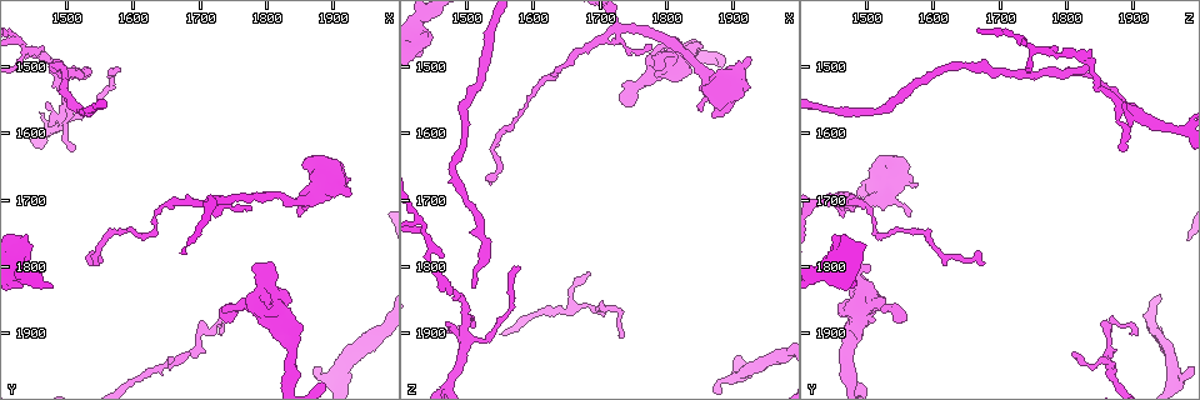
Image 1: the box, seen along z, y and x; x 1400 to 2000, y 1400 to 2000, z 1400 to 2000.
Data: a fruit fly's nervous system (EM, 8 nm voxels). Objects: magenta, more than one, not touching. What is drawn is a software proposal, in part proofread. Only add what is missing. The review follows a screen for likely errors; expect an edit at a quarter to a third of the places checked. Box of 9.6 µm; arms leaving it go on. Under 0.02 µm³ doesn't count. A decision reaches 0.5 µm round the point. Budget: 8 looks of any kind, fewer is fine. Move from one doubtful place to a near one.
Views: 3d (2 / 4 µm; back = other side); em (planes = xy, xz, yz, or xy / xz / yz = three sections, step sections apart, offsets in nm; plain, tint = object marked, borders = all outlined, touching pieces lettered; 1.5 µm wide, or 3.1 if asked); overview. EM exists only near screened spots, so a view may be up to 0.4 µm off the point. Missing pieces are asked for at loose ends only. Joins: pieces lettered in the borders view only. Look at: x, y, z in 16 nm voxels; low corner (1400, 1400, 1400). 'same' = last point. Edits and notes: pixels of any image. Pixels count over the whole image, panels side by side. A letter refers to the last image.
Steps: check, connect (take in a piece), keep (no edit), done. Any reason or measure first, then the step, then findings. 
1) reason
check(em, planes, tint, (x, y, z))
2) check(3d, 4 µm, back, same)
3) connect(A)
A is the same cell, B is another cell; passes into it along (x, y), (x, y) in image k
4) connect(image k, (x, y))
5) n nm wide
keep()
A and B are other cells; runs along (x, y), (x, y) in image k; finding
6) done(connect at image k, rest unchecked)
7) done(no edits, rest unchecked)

tapers out
check(3d, 2 µm, (1780, 1715, 1470))

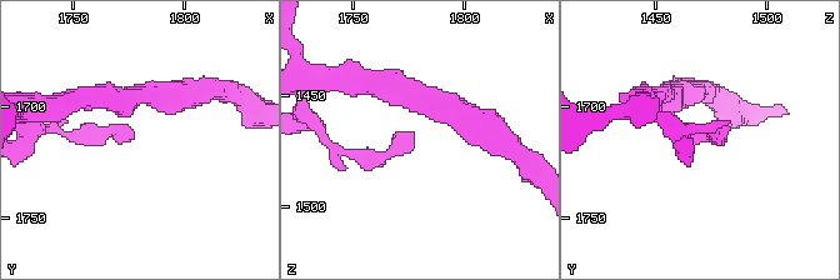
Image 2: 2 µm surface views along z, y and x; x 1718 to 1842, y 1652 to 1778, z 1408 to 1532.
check(em, planes, tint, (1777, 1714, 1467))

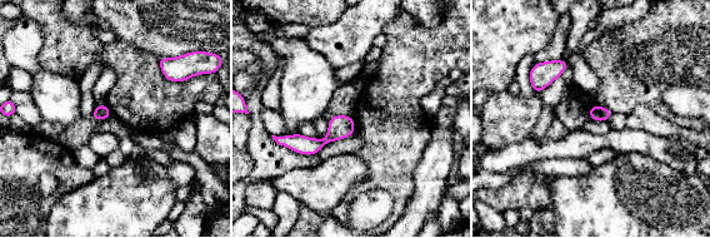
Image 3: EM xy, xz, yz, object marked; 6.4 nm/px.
check(em, planes, borders, same)

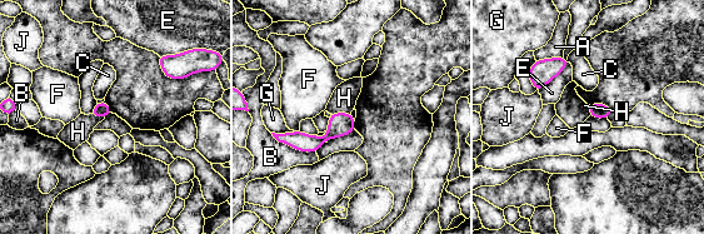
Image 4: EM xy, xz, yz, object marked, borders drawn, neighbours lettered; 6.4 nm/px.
B touches over 320 nm
keep()
A, B, C, E, F, G, H and J are other cells; none of them fits

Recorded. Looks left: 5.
free end
check(em, planes, borders, (1830, 1840, 1510))

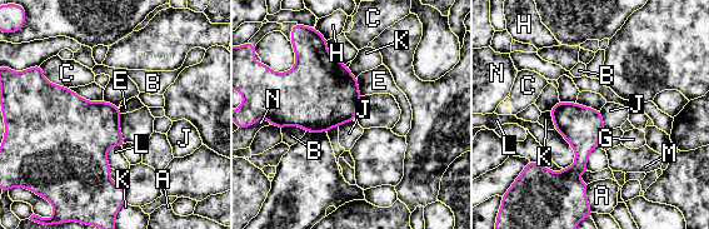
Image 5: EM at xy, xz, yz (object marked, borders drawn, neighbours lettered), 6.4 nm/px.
keep()
A, B, C, E, G, H, J, K, L, M and N are other cells; border along (599, 110), (603, 124), (607, 128) in image 5; no lettered piece goes on from it

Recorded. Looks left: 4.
free end
check(3d, 4 µm, (1580, 1505, 1800))

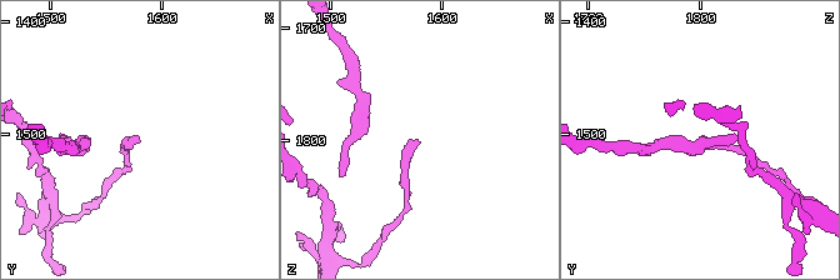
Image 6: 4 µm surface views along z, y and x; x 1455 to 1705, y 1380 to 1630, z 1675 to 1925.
check(em, xy, step 4, borders, (1576, 1504, 1798))

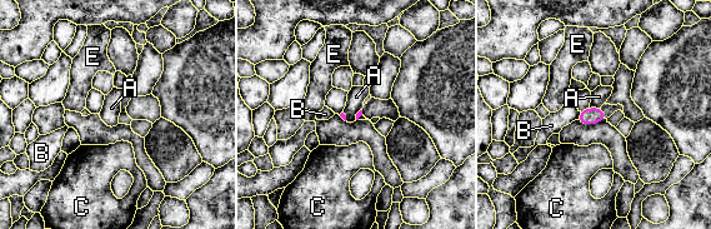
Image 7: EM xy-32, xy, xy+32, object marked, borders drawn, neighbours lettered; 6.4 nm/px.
cut it another way
check(em, planes, borders, same)

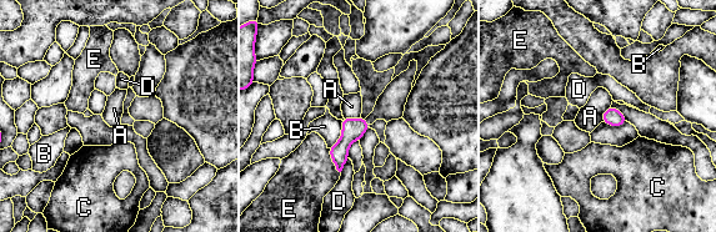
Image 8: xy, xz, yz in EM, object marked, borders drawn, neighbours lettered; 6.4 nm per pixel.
keep()
A, B, C, D and E are other cells; none of them fits

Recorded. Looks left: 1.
done(no edits, rest unchecked)

